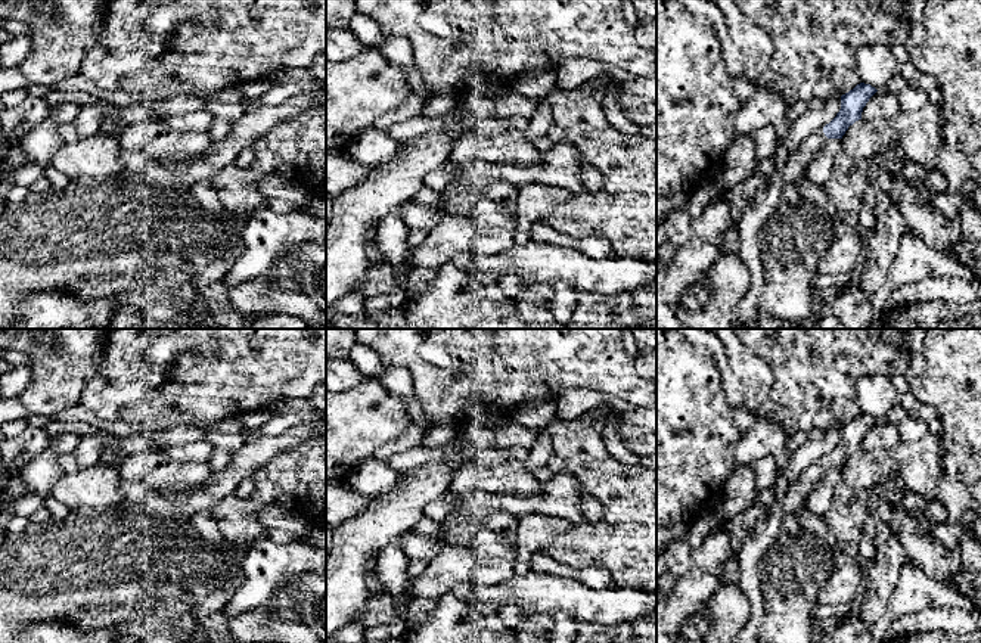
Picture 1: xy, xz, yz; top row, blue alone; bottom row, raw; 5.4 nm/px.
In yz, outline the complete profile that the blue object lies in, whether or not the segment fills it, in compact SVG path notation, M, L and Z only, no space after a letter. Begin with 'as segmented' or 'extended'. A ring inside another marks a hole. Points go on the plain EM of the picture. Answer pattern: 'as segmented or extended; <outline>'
extended; M860 413L841 426L841 439L823 459L811 463L797 479L788 482L786 493L776 496L767 516L760 521L739 552L741 578L739 587L751 602L748 625L736 636L736 643L760 643L758 628L764 619L764 597L757 584L757 565L767 547L777 538L783 521L795 515L811 488L825 476L828 469L842 469L850 456L862 450L862 442L869 429L878 420Z

